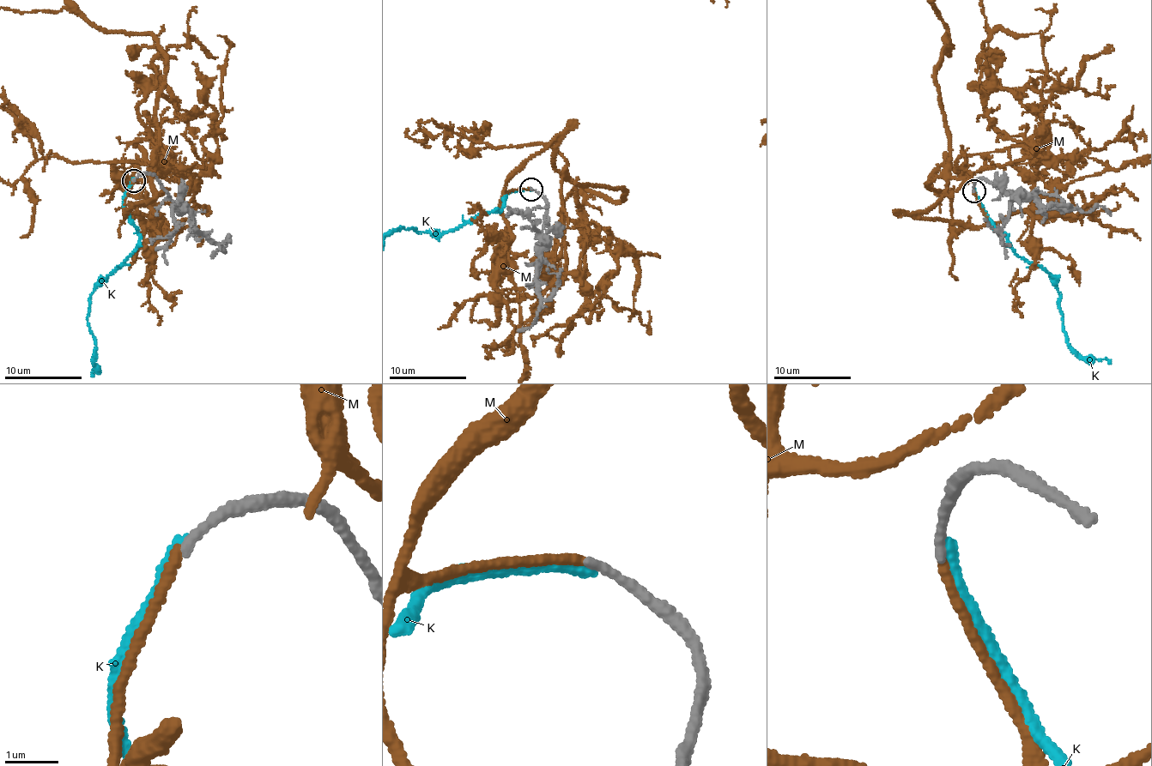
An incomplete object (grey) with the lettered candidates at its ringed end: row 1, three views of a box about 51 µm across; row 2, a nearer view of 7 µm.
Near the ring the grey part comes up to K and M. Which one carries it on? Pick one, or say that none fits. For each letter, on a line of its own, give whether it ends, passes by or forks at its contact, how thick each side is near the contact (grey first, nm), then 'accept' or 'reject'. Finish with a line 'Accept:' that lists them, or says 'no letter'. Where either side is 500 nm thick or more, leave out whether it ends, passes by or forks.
K: it ends; calibres 180 and 240 nm; reject
M: it ends; calibres 180 and 170 nm; accept
Accept: M

